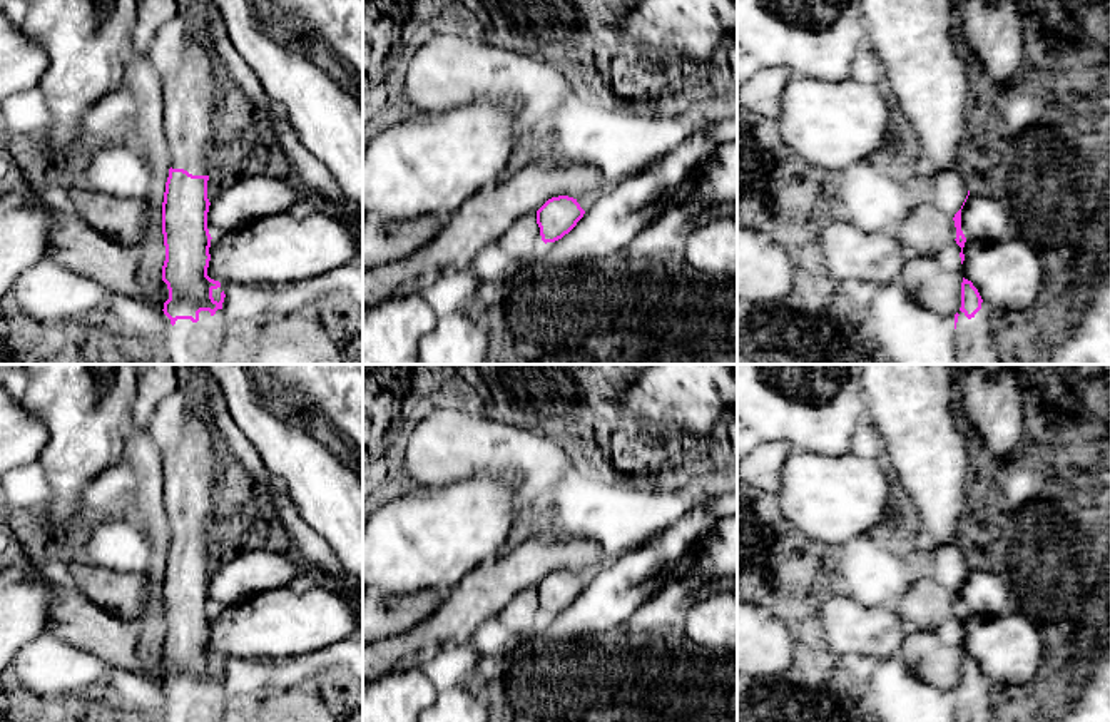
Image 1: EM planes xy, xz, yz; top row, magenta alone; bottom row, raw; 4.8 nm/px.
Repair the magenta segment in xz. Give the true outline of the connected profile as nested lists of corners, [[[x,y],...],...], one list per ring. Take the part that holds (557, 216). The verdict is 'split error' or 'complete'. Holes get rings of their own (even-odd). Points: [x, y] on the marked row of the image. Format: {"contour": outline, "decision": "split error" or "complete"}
{"contour": [[[558,196],[548,199],[537,211],[537,224],[540,227],[542,241],[547,244],[562,239],[577,226],[583,214],[585,211],[573,197]]], "decision": "complete"}

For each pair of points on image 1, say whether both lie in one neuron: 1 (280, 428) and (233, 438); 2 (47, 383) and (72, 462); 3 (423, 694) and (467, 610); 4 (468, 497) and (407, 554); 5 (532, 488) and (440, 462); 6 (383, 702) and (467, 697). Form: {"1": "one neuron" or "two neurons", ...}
{"1": "two neurons", "2": "one neuron", "3": "two neurons", "4": "one neuron", "5": "one neuron", "6": "one neuron"}

